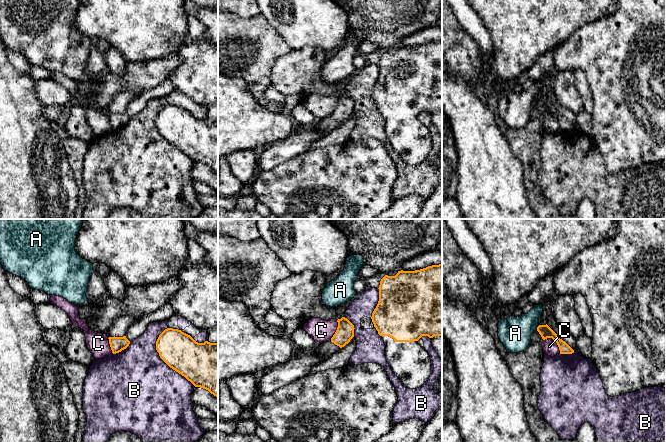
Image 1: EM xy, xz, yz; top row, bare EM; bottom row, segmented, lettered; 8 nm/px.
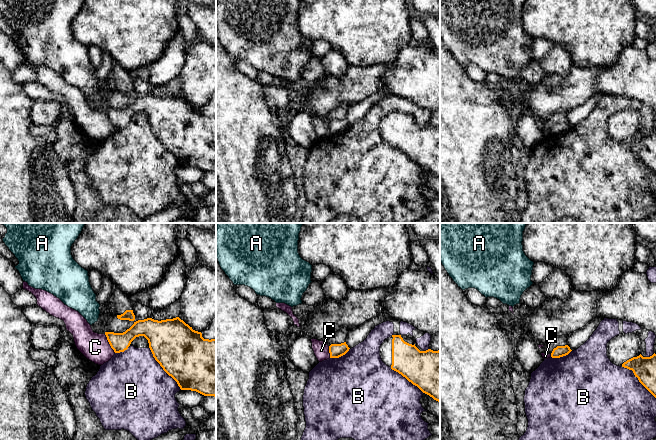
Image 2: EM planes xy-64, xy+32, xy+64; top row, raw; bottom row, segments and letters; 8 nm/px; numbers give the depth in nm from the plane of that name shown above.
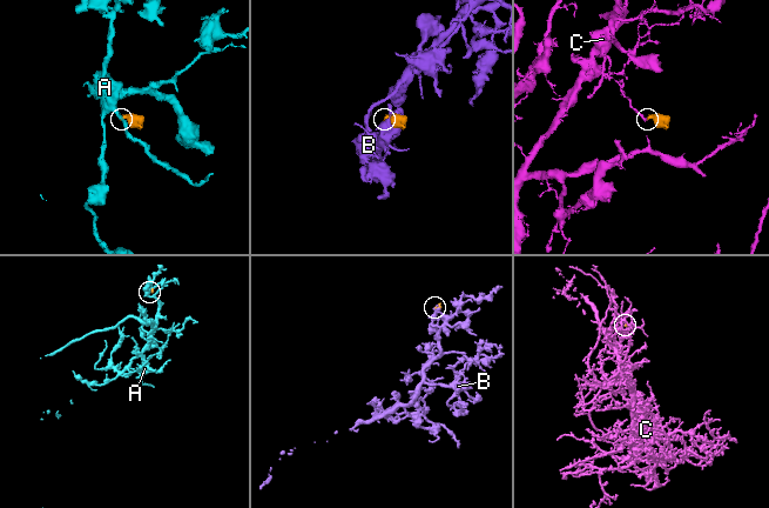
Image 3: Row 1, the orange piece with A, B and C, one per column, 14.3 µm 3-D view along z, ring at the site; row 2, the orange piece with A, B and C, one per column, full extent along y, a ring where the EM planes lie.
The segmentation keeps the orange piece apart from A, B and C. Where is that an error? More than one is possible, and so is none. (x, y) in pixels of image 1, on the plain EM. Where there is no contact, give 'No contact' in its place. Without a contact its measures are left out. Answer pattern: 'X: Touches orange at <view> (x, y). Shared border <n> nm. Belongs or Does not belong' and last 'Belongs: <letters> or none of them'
A: Touches orange at yz (537, 103). Shared border 50 nm. Does not belong
B: Touches orange at xy (163, 136). Shared border 550 nm. Does not belong
C: Touches orange at yz (555, 116). Shared border 180 nm. Does not belong
Belongs: none of them

